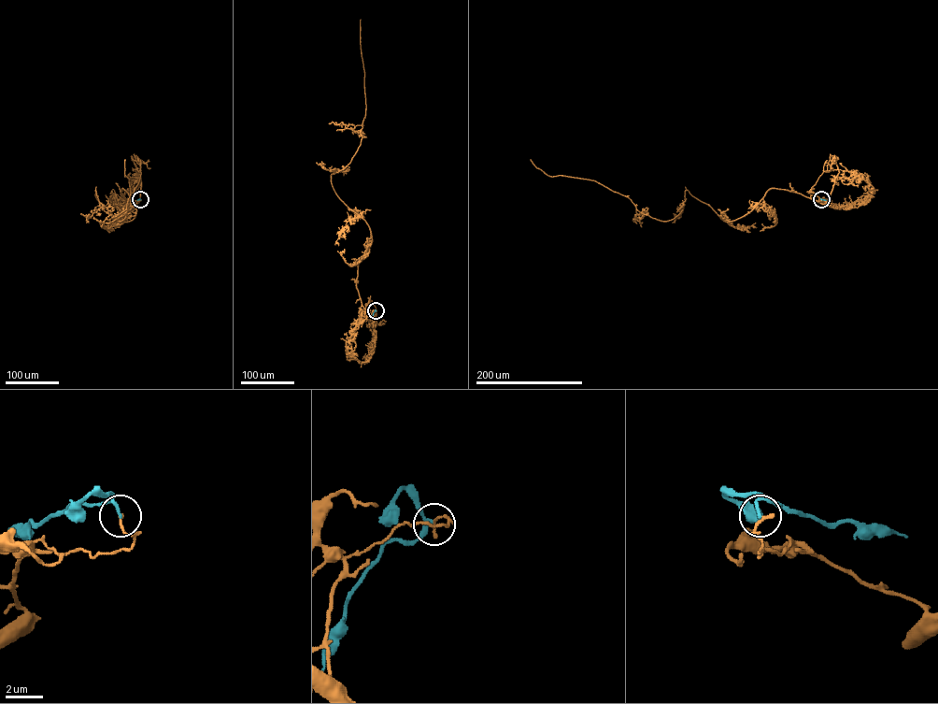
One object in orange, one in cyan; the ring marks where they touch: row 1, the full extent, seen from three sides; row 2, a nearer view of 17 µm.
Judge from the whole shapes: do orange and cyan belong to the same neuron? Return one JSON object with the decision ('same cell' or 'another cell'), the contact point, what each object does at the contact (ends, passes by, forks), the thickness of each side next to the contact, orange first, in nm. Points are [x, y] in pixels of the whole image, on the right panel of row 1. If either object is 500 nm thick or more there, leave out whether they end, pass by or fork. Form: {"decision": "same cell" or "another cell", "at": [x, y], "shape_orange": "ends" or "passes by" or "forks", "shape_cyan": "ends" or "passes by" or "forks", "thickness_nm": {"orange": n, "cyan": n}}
{"decision": "another cell", "at": [821, 199], "shape_orange": "ends", "shape_cyan": "ends", "thickness_nm": {"orange": 180, "cyan": 160}}

